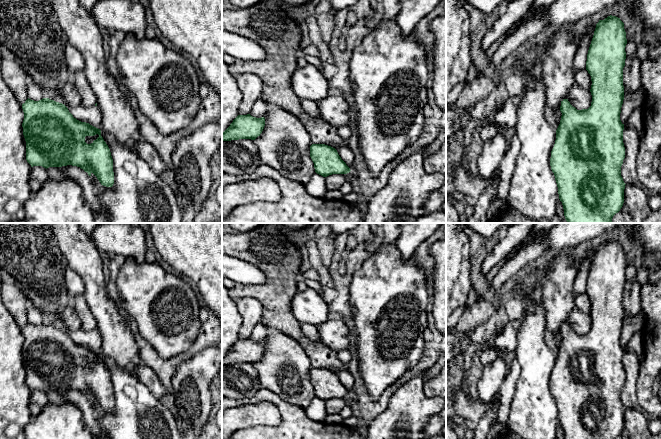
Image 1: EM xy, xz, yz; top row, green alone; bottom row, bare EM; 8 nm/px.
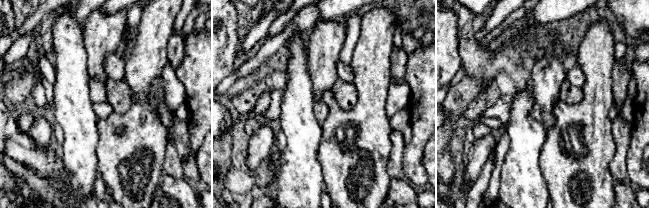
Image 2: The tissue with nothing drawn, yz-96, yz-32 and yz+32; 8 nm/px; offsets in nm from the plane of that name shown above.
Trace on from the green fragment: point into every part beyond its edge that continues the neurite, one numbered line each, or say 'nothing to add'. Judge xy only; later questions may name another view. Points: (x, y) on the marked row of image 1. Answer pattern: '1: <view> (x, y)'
1: xy (88, 98)

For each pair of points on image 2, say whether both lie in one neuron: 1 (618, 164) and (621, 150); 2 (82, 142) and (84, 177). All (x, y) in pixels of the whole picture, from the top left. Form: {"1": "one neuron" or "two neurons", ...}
{"1": "one neuron", "2": "one neuron"}

